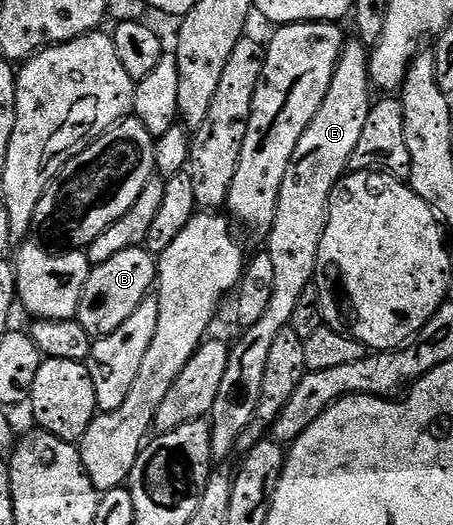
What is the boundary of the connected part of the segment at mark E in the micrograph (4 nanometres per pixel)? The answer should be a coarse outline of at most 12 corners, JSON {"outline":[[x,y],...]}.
{"outline":[[346,40],[291,155],[267,311],[232,342],[209,414],[214,462],[253,422],[267,358],[319,268],[329,196],[371,104]]}

